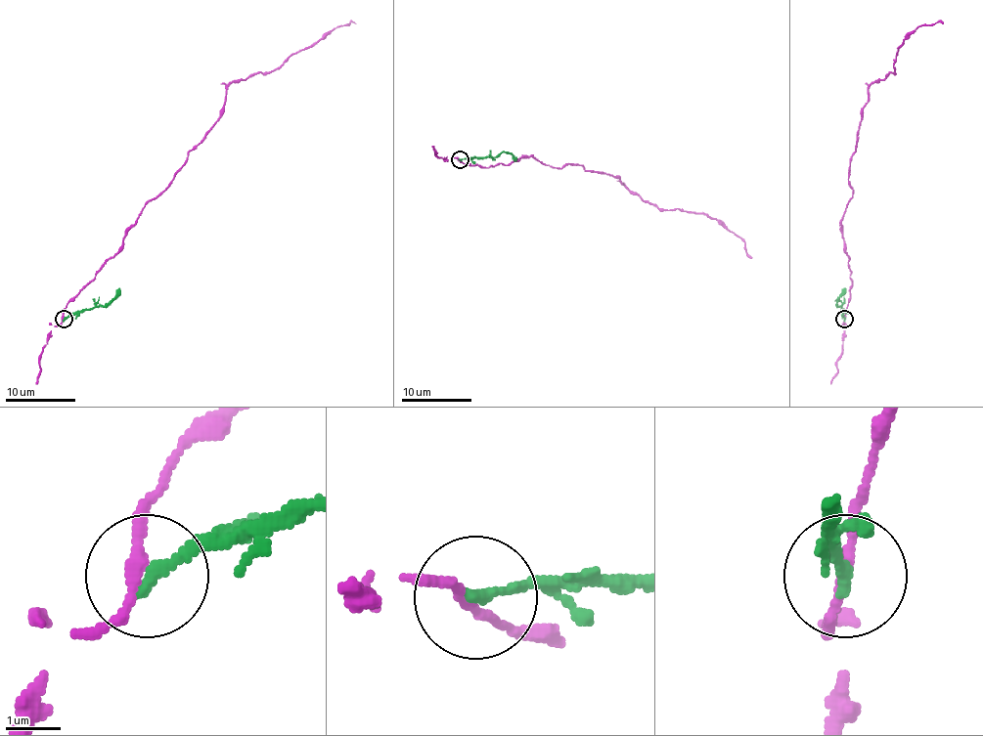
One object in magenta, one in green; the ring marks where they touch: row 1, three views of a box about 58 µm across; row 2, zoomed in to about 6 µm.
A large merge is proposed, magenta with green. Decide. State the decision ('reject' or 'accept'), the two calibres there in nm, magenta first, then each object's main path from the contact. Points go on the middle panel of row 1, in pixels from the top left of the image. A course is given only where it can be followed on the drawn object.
reject; calibres 190 and 240 nm; course magenta (461, 159), (486, 168), (532, 155), (555, 168), (570, 162), (617, 177), (664, 210), (718, 220), (751, 258); course green (461, 159), (495, 157), (509, 152), (516, 161)

